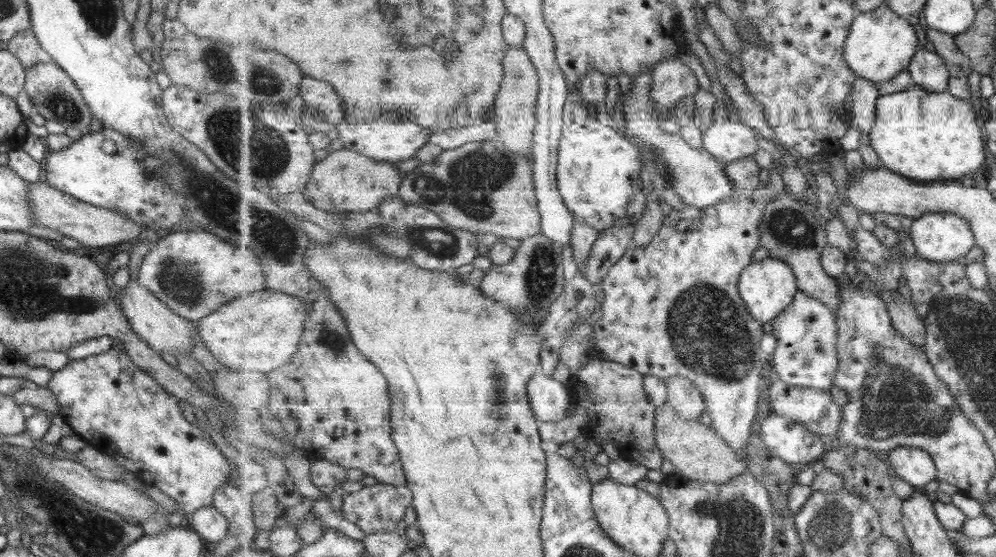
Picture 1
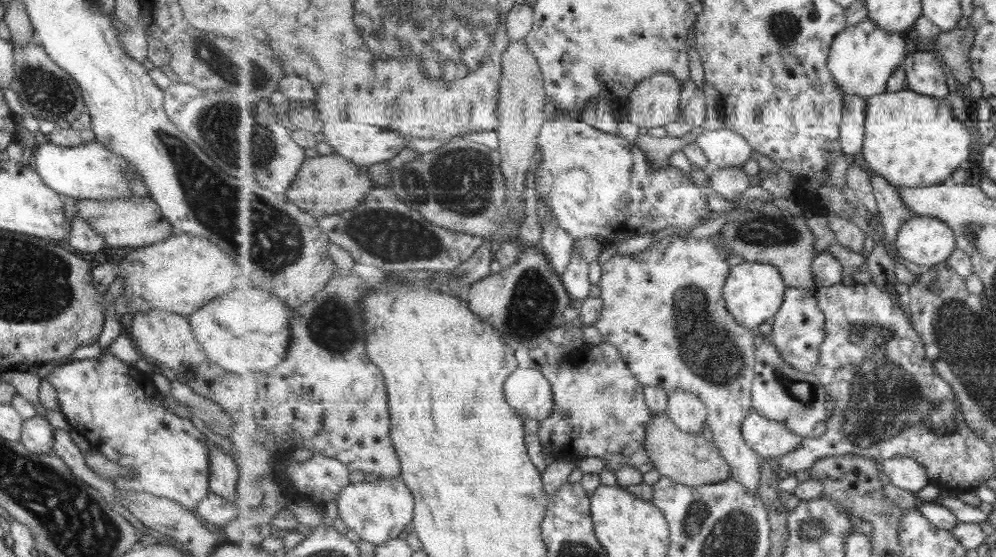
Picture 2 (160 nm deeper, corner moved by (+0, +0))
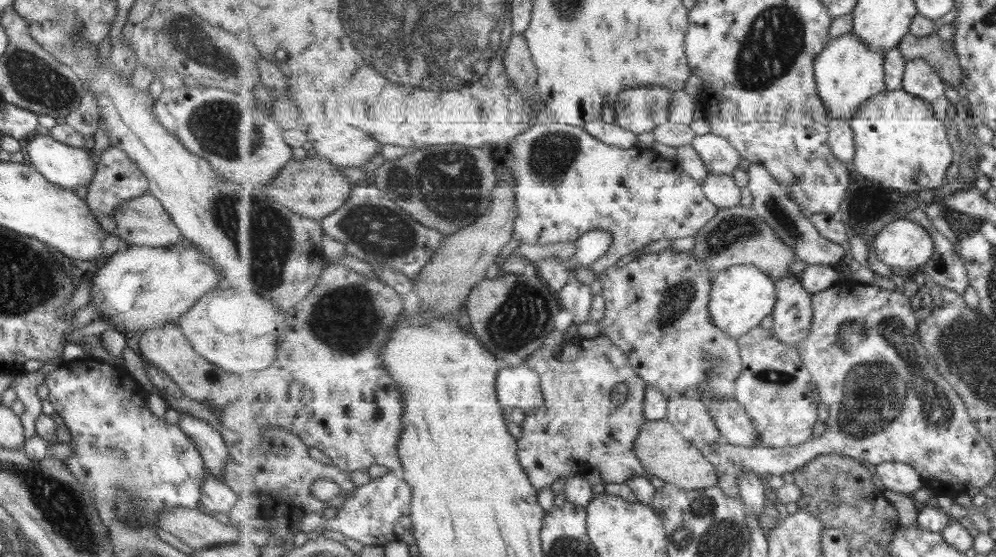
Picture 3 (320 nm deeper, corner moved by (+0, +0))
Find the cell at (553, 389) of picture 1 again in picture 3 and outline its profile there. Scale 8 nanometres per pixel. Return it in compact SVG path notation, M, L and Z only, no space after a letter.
M527 364L502 368L498 376L498 399L502 406L535 410L545 404L541 377Z

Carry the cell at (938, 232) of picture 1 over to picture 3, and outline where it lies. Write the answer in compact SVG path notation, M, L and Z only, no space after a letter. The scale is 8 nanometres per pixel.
M889 218L880 233L873 237L879 261L893 271L913 274L935 252L933 237L923 226L903 218Z

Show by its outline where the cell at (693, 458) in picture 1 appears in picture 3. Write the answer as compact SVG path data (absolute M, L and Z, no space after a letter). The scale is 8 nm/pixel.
M667 419L647 420L639 431L634 451L645 465L646 472L665 484L674 483L687 490L711 488L719 484L718 468L707 460L700 446L687 440Z

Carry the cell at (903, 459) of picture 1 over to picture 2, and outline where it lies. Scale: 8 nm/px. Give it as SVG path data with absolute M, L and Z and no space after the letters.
M895 456L882 461L881 466L888 482L899 488L916 493L931 484L929 473L922 462L909 456Z

